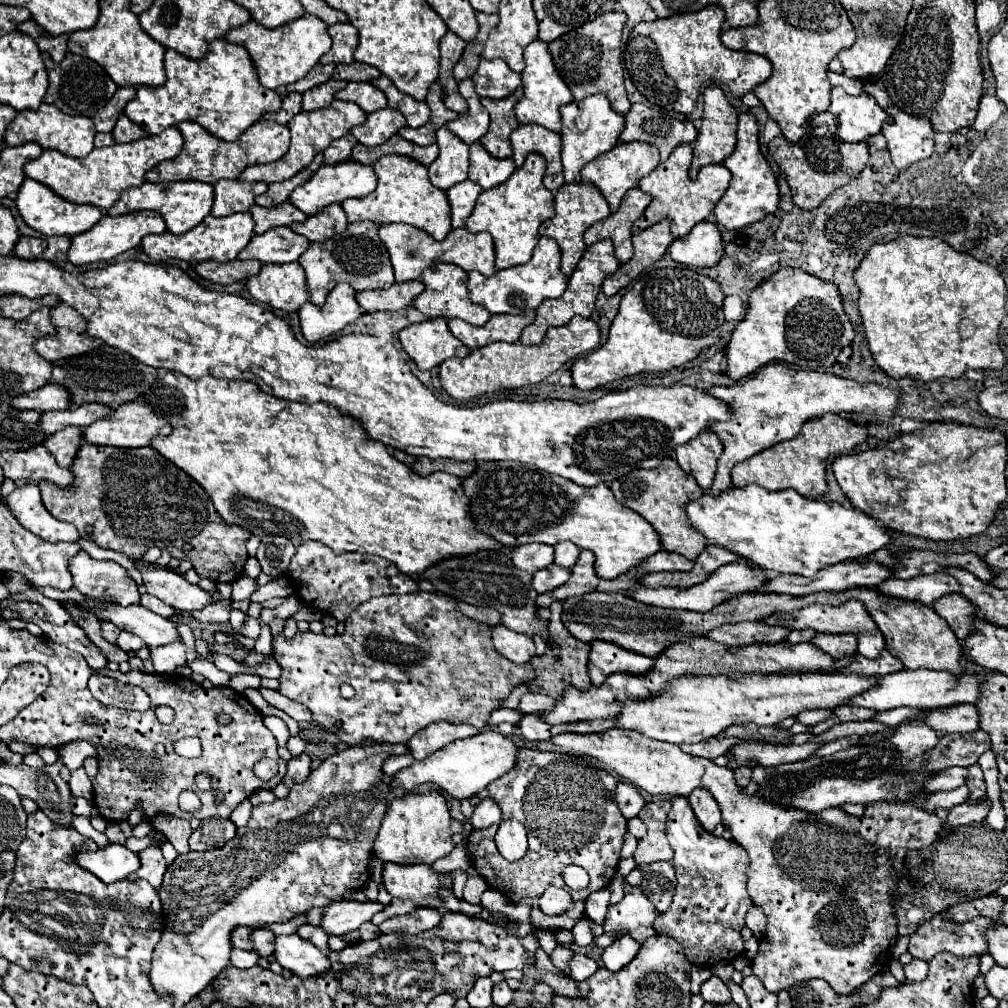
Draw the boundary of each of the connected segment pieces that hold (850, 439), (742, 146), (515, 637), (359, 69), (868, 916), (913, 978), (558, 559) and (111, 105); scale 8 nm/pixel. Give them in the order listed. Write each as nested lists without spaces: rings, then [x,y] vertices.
[[[824,414],[820,418],[812,418],[802,426],[802,432],[796,438],[774,444],[774,446],[766,448],[764,452],[758,452],[756,456],[736,464],[732,468],[732,486],[744,488],[748,484],[758,484],[758,486],[766,488],[768,492],[792,488],[808,498],[824,496],[828,492],[826,476],[824,476],[826,474],[826,458],[830,454],[848,454],[854,446],[864,442],[866,436],[868,436],[868,432],[862,424],[856,424],[854,420],[848,420],[844,416]]]
[[[740,114],[738,116],[738,144],[736,150],[724,160],[724,166],[732,172],[732,182],[726,194],[714,208],[718,224],[726,230],[740,230],[762,220],[766,214],[778,208],[778,184],[774,178],[772,168],[764,160],[758,144],[758,122],[754,114]]]
[[[496,624],[490,628],[494,648],[498,654],[512,662],[528,662],[534,656],[534,642],[530,636],[524,636],[520,632],[508,630],[502,624]]]
[[[352,62],[352,64],[338,64],[334,70],[336,80],[346,80],[346,82],[370,82],[380,76],[380,70],[362,62]]]
[[[606,730],[600,734],[558,734],[550,740],[556,750],[590,758],[600,768],[616,772],[620,778],[638,786],[650,794],[690,796],[694,788],[708,788],[718,800],[722,810],[722,824],[728,822],[732,838],[748,852],[748,894],[756,906],[768,916],[768,928],[758,948],[758,956],[752,960],[752,972],[762,978],[768,992],[788,990],[796,982],[822,978],[828,980],[836,994],[852,994],[874,974],[884,972],[890,962],[890,944],[896,936],[896,918],[890,900],[898,886],[898,874],[902,872],[902,858],[908,850],[926,848],[932,844],[942,822],[936,814],[918,810],[910,802],[872,802],[866,806],[862,818],[848,816],[844,810],[828,808],[820,814],[804,814],[804,810],[784,810],[782,806],[768,806],[768,802],[756,802],[740,794],[730,768],[720,768],[712,760],[690,756],[672,746],[670,742],[656,742],[642,734],[628,730]]]
[[[914,958],[910,964],[904,966],[904,974],[906,974],[906,978],[910,982],[920,982],[920,980],[924,980],[928,976],[928,962]]]
[[[558,542],[554,546],[554,564],[572,568],[576,564],[578,554],[580,554],[580,548],[576,548],[572,542]]]
[[[124,86],[124,88],[118,88],[116,94],[108,100],[108,104],[98,110],[98,114],[94,116],[94,124],[96,124],[96,130],[98,132],[112,132],[118,116],[122,114],[124,106],[136,96],[136,88],[134,86]]]

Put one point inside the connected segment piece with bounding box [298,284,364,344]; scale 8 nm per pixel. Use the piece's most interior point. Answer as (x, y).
(340, 309)

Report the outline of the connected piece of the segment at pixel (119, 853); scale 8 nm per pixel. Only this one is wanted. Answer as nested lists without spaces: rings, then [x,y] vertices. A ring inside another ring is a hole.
[[[108,844],[94,852],[76,852],[74,862],[106,884],[126,878],[140,866],[138,854],[134,854],[122,844]]]

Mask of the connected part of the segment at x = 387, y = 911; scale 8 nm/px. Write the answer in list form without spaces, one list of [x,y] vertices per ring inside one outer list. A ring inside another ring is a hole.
[[[393,898],[391,903],[383,911],[378,912],[373,916],[373,923],[379,926],[388,918],[408,914],[415,909],[416,905],[412,901]]]

